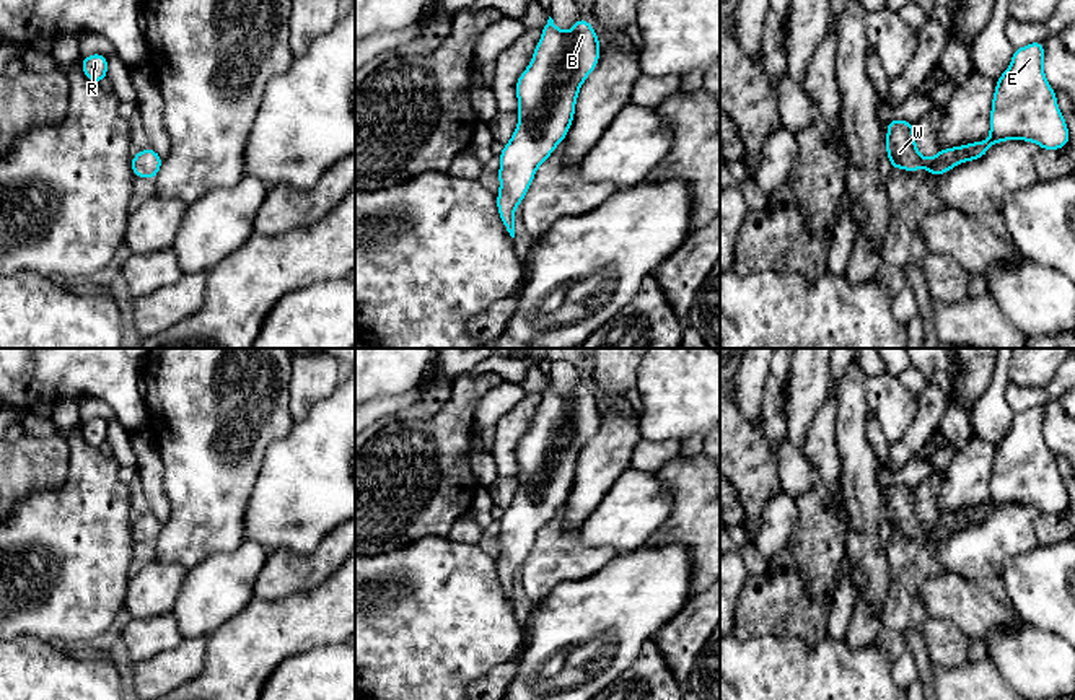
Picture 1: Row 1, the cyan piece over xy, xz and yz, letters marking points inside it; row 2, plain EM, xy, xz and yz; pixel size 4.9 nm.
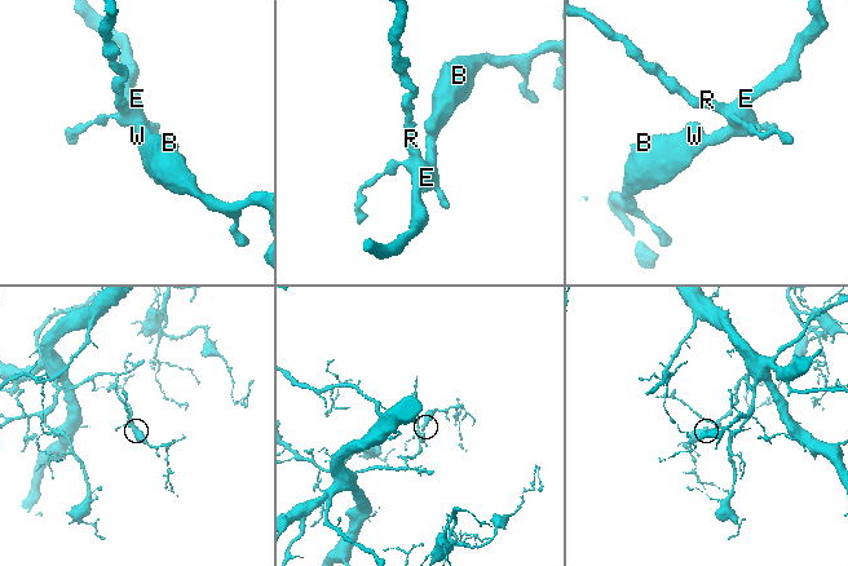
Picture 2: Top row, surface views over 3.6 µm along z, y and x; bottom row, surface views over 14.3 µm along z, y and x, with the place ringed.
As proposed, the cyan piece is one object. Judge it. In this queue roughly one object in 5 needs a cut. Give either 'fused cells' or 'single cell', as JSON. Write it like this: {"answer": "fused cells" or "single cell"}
{"answer": "single cell"}

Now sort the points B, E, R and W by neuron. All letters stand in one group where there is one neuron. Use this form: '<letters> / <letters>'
B E R W

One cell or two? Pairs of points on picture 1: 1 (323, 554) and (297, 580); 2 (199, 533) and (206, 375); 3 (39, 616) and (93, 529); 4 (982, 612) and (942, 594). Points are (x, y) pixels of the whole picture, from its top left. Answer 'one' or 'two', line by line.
1: one
2: one
3: one
4: one

